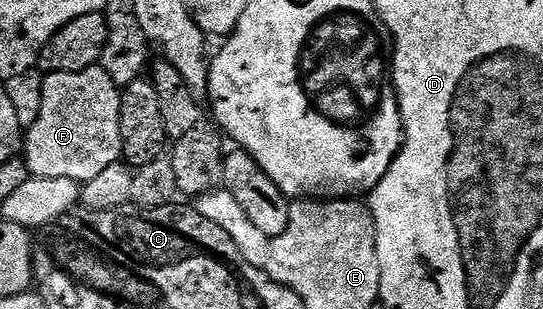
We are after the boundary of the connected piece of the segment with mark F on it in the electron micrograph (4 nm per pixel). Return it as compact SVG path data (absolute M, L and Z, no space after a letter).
M96 64L85 71L50 72L43 78L43 103L39 118L28 127L23 142L23 156L30 175L37 179L71 178L80 184L118 163L124 155L121 128L121 89L105 68Z

